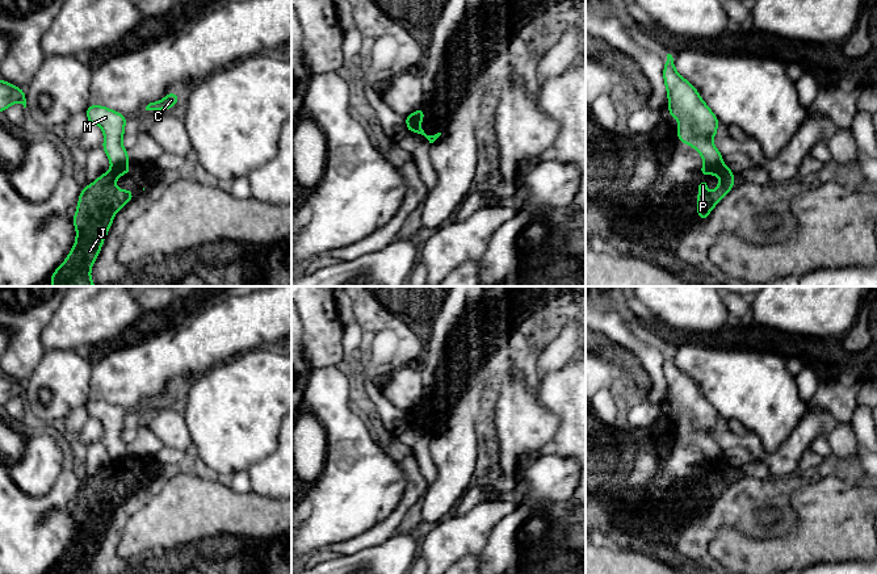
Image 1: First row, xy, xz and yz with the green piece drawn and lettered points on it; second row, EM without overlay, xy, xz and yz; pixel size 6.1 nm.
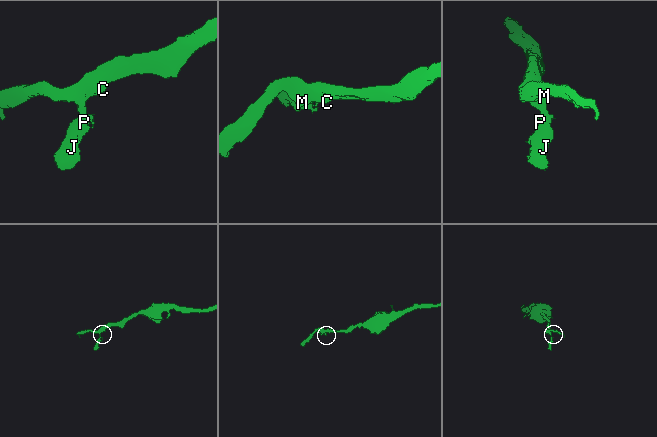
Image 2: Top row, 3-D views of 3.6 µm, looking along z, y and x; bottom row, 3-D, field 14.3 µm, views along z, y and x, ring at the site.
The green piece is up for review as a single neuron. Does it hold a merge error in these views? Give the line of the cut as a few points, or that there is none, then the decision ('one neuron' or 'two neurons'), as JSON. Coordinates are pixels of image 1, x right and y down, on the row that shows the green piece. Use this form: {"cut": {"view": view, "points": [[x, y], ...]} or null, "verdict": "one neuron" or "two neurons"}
{"cut": {"view": "yz", "points": [[720, 160], [705, 163]]}, "verdict": "two neurons"}

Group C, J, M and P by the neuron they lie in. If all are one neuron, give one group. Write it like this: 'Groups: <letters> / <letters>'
Groups: C M / J P

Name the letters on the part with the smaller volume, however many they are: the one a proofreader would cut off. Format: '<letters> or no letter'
J, P

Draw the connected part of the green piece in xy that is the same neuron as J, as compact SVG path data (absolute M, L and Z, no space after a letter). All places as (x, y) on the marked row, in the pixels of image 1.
M127 163L112 166L96 181L85 185L77 200L72 218L76 239L72 250L59 268L50 276L51 286L96 286L91 269L104 244L114 215L134 200L131 189L118 189L114 183L131 172Z

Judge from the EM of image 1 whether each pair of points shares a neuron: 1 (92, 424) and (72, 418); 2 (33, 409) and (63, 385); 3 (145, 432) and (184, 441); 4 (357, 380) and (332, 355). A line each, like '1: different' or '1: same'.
1: different
2: same
3: different
4: different

